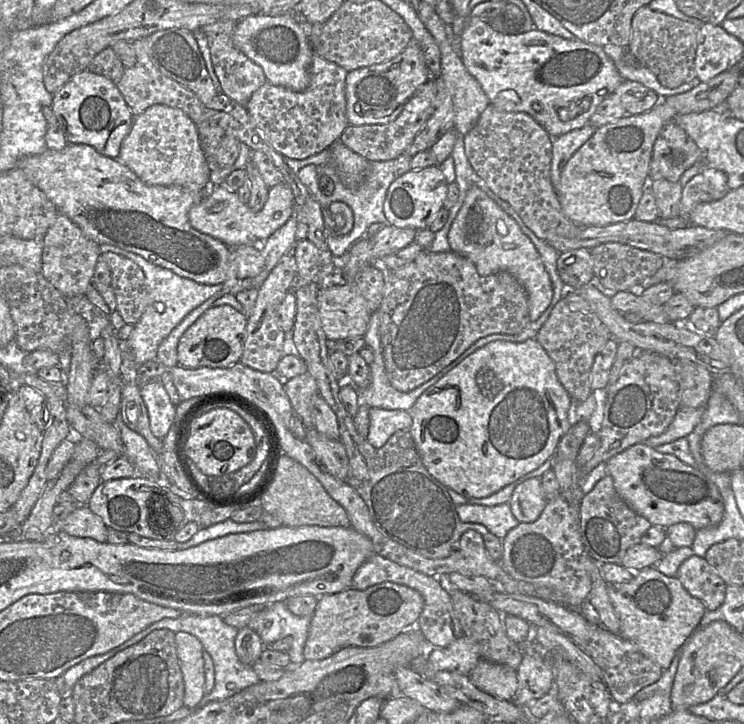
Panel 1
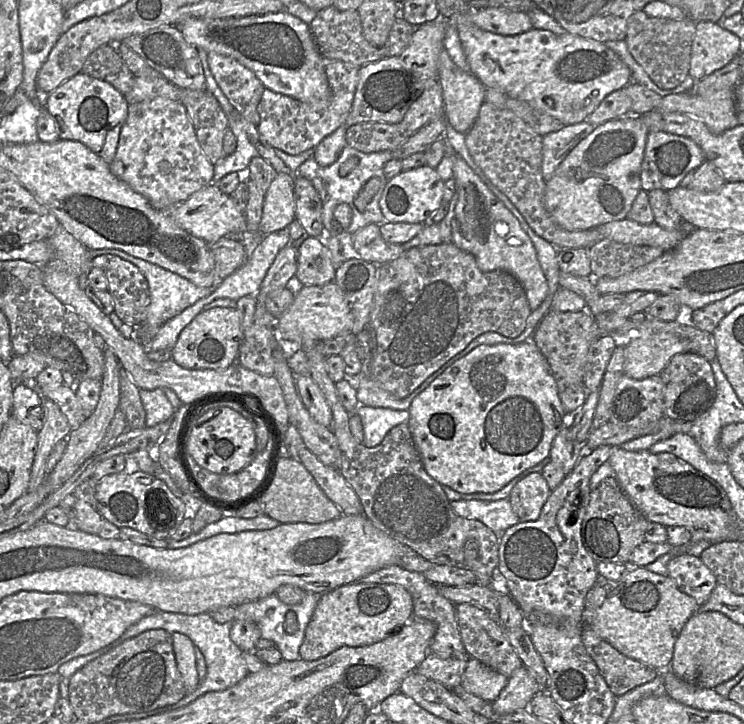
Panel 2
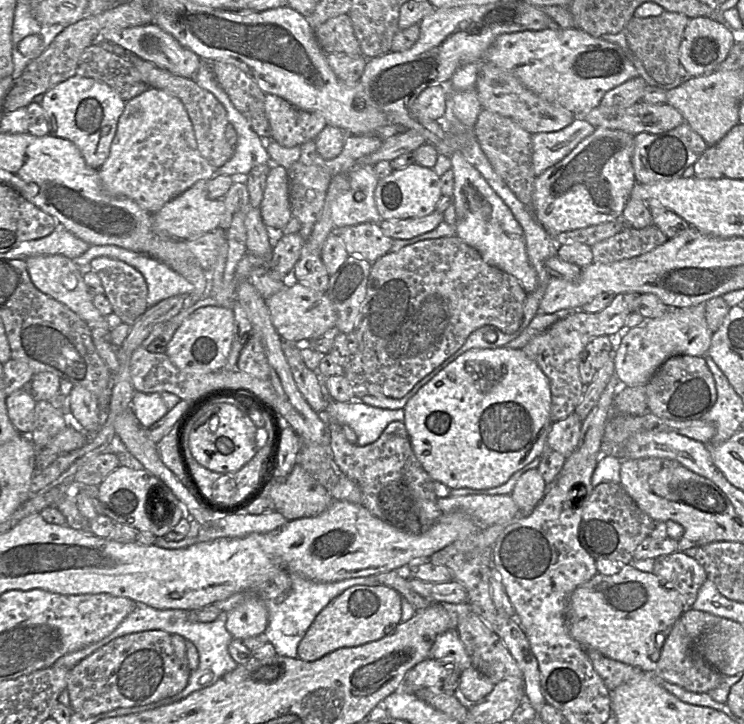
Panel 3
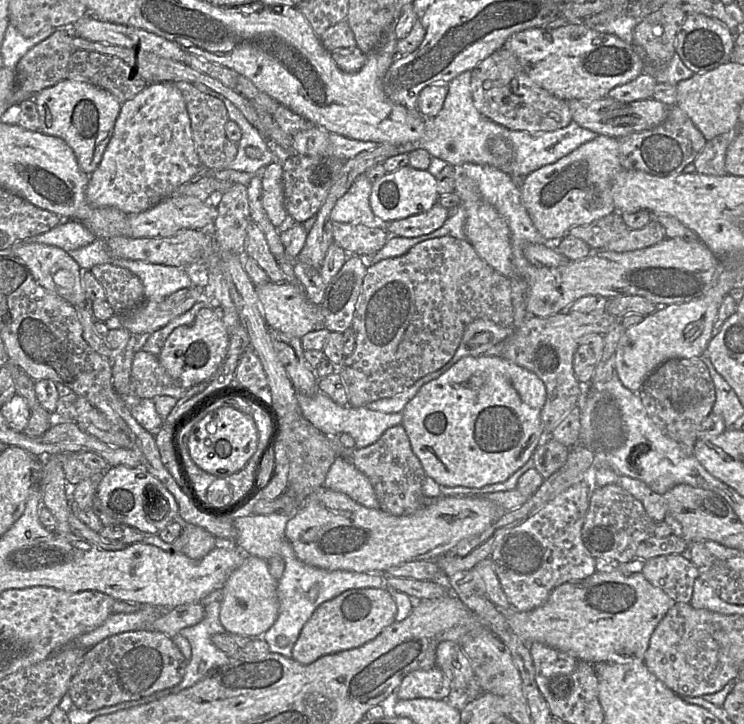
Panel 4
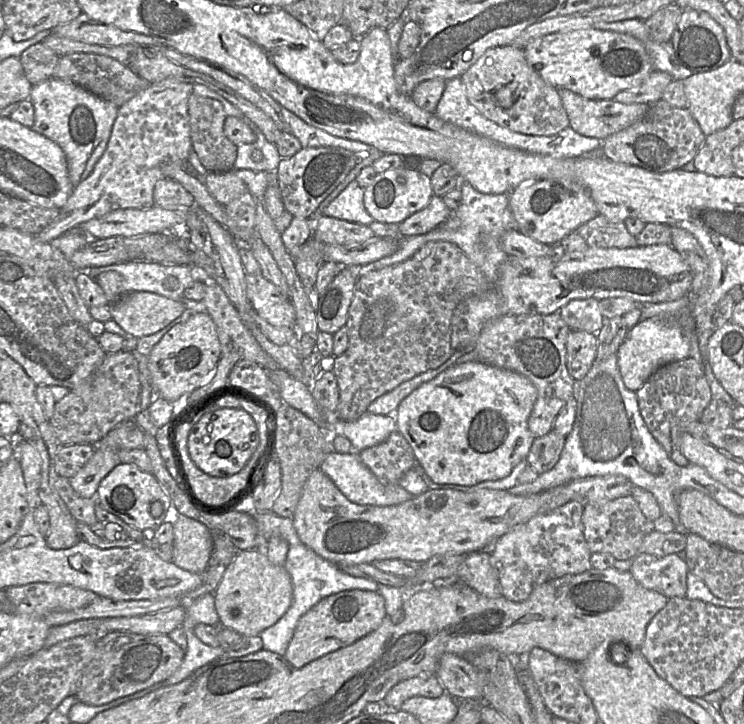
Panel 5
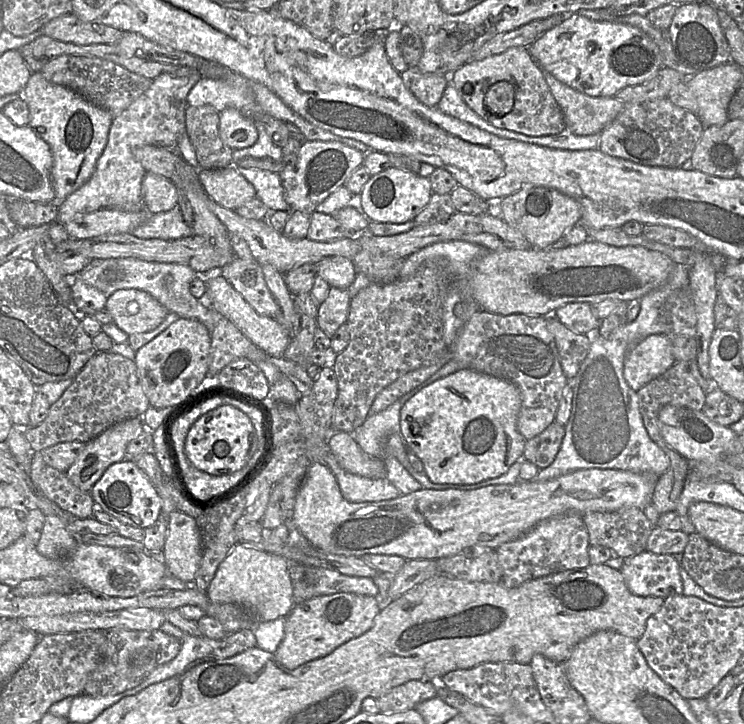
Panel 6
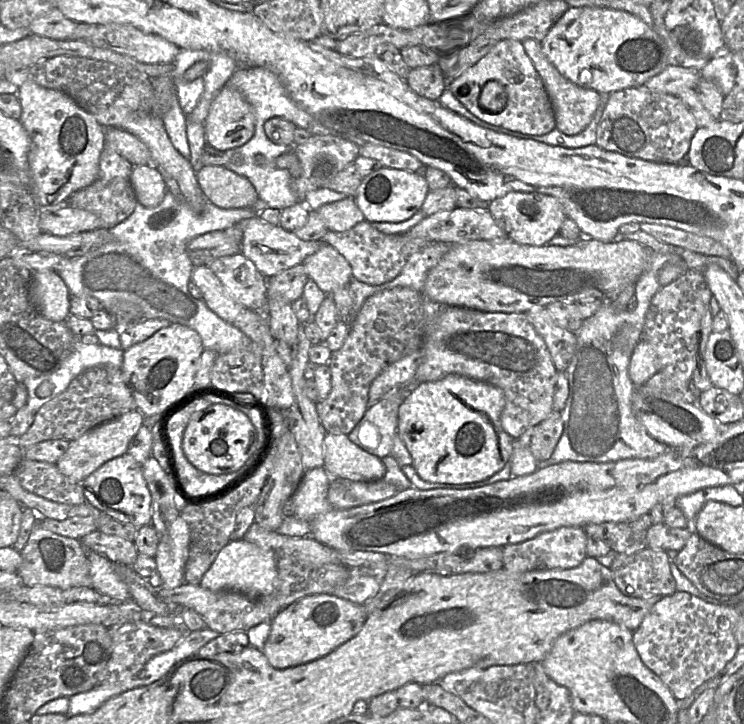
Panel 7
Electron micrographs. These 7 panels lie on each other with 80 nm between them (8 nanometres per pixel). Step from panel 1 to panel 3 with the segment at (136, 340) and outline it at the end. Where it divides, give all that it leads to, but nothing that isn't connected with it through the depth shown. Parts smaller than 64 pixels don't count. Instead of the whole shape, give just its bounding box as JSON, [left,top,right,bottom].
[71,245,194,307]

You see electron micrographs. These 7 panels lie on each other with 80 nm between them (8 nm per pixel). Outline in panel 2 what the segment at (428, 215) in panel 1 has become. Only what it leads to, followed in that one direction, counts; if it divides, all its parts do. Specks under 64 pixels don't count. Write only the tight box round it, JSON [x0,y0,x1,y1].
[379,165,444,223]

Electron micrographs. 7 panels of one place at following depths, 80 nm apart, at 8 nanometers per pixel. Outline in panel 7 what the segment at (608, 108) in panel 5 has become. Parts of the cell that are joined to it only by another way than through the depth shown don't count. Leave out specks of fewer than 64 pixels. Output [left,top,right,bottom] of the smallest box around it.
[522,39,605,135]

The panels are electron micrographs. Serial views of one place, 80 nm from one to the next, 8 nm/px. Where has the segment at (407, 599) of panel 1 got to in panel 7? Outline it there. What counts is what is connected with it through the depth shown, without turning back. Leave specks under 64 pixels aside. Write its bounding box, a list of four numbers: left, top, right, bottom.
[263,594,367,669]

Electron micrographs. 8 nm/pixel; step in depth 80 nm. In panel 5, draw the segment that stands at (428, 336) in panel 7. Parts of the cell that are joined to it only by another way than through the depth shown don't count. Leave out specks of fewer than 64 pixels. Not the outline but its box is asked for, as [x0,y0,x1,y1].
[473,313,574,438]

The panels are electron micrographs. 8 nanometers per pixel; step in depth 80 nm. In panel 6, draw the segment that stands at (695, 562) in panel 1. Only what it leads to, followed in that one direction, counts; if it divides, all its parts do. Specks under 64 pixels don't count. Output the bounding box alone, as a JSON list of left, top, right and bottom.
[619,550,683,599]

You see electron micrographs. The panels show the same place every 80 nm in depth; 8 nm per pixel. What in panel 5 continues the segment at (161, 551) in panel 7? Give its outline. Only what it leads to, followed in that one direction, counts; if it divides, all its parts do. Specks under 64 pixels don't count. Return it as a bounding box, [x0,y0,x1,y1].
[170,513,212,573]

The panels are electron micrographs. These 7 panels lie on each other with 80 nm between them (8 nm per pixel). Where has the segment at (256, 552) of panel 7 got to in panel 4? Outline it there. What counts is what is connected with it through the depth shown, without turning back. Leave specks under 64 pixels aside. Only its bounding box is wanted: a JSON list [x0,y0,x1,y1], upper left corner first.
[219,555,279,639]

